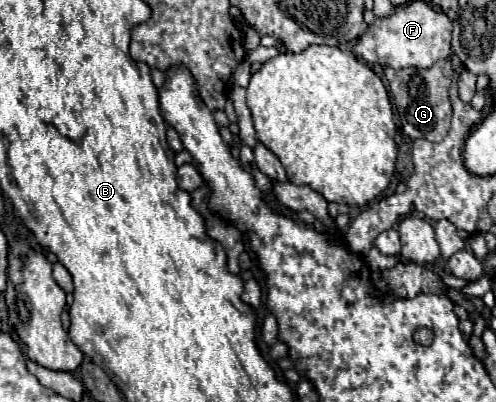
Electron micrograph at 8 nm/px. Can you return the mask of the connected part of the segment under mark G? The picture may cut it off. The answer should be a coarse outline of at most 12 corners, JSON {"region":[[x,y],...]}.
{"region":[[451,58],[383,66],[401,128],[441,142],[451,124]]}

